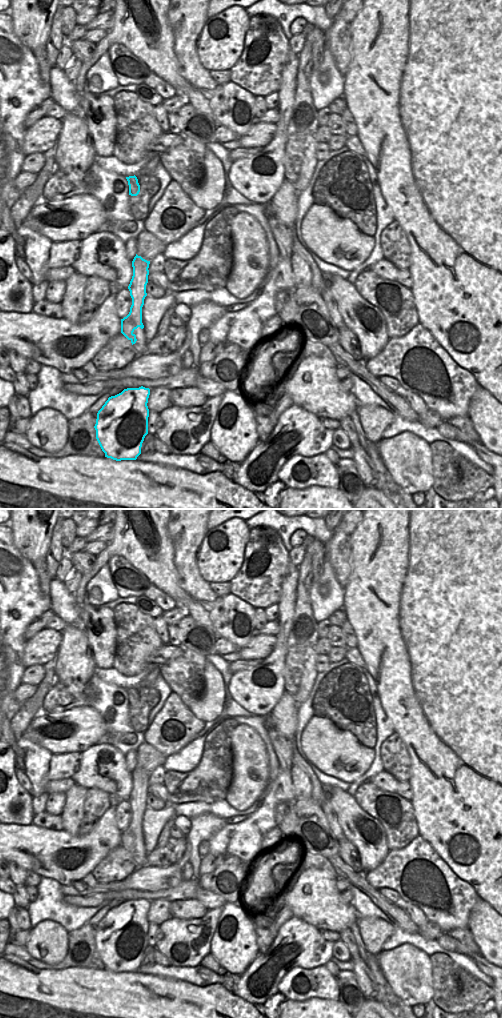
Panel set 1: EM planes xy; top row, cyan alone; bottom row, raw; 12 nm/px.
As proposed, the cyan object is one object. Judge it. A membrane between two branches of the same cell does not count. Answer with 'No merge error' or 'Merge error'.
Merge error

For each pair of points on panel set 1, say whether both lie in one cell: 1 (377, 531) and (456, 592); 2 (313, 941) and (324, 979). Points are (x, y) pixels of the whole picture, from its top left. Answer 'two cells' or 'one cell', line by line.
1: one cell
2: two cells

